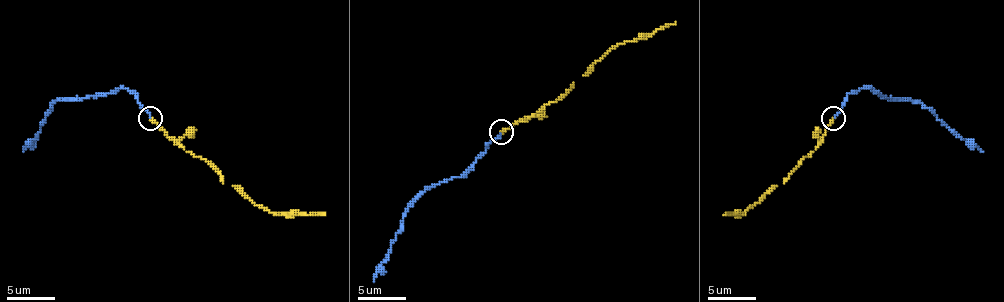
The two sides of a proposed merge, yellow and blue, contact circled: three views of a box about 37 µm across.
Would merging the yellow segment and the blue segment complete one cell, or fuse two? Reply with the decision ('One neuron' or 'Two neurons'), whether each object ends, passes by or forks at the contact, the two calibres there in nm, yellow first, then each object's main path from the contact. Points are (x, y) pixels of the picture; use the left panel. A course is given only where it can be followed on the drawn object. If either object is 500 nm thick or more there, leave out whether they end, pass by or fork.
One neuron. At the ring yellow ends. At the ring blue ends. Thickness 200 nm (yellow) against 140 nm. Course of yellow: (150, 117), (176, 142), (203, 159), (223, 183), (235, 186), (269, 212), (325, 215). Course of blue: (150, 117), (138, 96), (125, 88), (55, 100), (52, 110), (23, 152)

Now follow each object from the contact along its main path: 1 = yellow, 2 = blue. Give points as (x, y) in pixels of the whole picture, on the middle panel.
1: (500, 131), (527, 121), (554, 102), (619, 43), (646, 38), (675, 21)
2: (500, 133), (459, 177), (432, 184), (405, 213), (403, 228), (374, 282)

